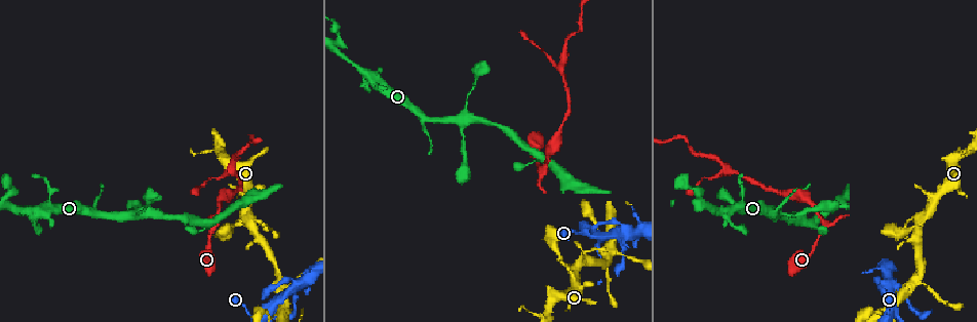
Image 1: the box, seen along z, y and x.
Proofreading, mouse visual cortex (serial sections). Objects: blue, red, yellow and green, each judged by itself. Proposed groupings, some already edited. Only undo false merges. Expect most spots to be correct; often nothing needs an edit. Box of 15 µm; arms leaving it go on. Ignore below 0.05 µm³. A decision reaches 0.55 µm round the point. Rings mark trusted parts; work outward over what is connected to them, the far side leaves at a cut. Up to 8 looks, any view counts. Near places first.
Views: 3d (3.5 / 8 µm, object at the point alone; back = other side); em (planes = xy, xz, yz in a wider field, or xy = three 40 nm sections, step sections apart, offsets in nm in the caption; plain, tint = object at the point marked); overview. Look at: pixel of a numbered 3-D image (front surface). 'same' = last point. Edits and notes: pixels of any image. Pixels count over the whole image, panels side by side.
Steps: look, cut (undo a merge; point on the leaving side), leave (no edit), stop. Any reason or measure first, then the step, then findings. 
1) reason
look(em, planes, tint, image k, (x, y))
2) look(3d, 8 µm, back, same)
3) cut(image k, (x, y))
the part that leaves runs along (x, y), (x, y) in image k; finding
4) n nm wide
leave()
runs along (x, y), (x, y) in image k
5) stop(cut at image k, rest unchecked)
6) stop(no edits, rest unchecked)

sharp bend
look(3d, 3.5 µm, image 1, (215, 226))

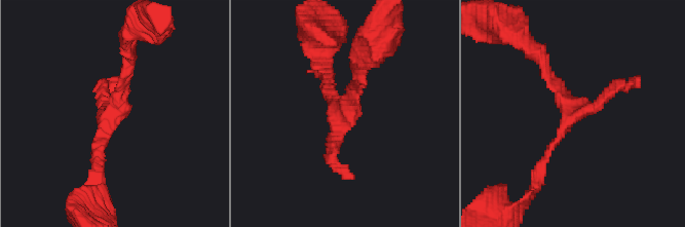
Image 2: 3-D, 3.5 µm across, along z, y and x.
need the tissue
look(em, xy, step 5, plain, image 2, (344, 109))

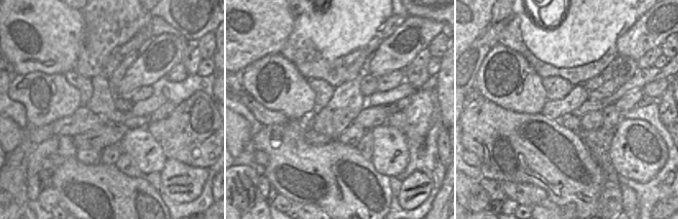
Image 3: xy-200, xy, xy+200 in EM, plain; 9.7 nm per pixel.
look(em, xy, step 5, tint, same)

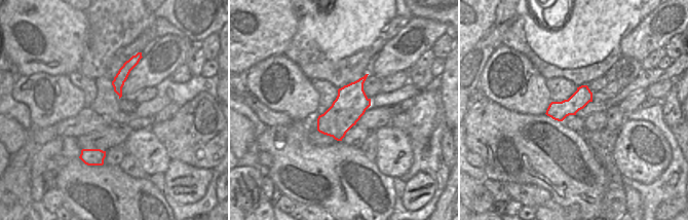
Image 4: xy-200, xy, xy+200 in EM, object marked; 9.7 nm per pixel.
leave()
one cell here

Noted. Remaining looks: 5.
small branch off a trunk
look(3d, 8 µm, image 1, (609, 255))

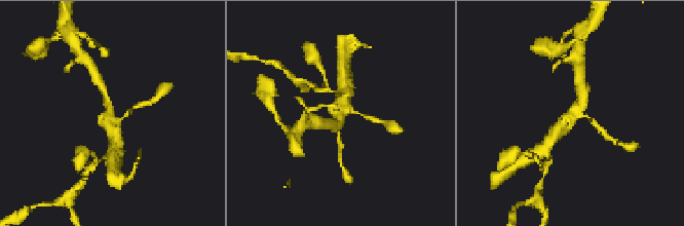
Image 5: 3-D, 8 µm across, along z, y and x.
look(3d, 3.5 µm, image 5, (342, 113))

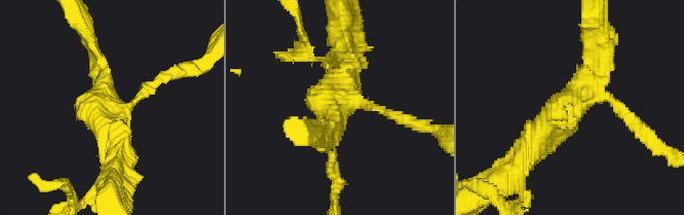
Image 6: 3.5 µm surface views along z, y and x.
look(em, xy, step 2, tint, image 6, (570, 111))

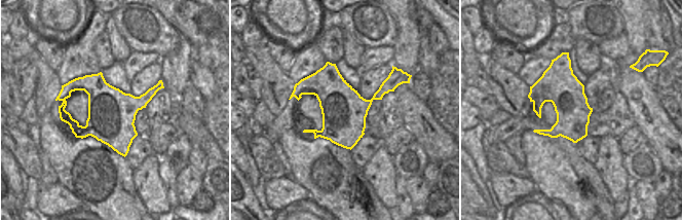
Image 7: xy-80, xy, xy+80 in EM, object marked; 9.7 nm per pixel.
440 nm wide
leave()
runs along (604, 59), (520, 164) in image 6; one cell here

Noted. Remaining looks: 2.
arms part here
look(3d, 3.5 µm, image 1, (563, 71))

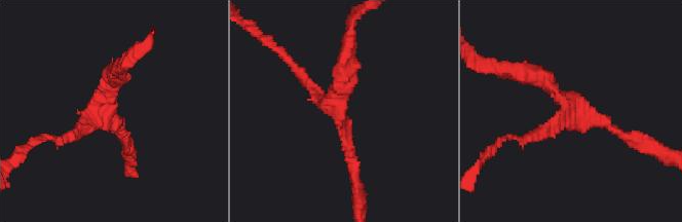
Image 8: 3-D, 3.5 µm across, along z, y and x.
3 arms; arms of 150, 200, 250 nm; need the tissue
look(em, planes, tint, image 8, (110, 115))

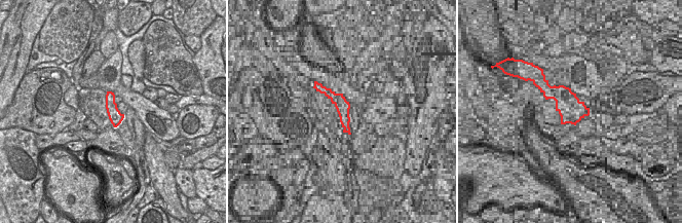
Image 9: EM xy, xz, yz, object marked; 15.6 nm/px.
leave()
all the same cell

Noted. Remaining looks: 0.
stop(no edits, rest unchecked)

